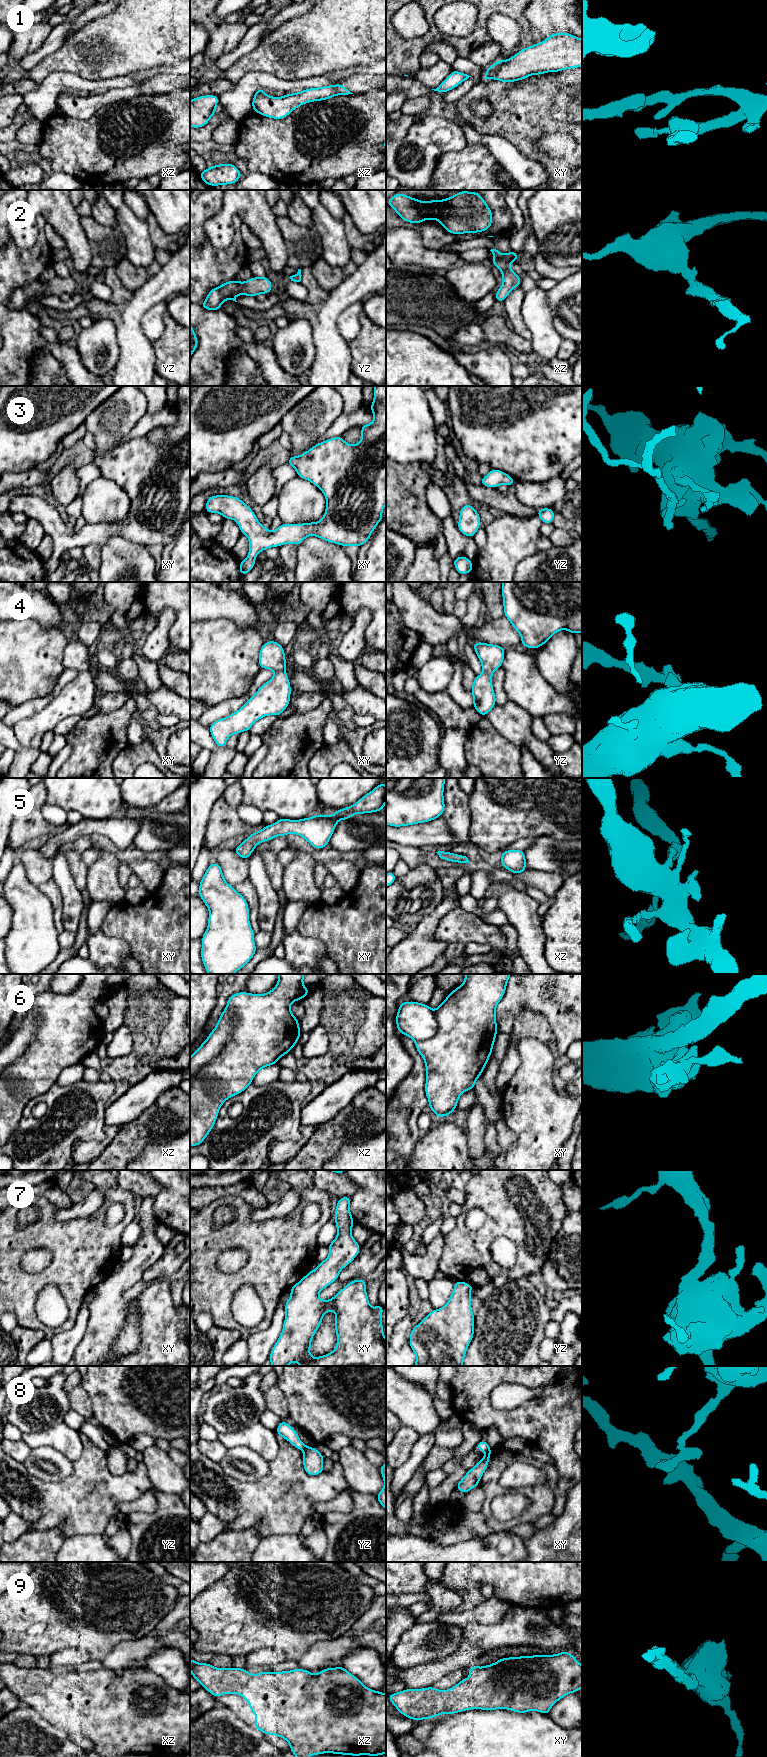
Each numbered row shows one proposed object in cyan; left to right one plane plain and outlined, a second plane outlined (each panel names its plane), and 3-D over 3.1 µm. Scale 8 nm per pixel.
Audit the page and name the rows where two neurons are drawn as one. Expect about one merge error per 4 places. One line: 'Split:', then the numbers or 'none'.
Split: 6, 8

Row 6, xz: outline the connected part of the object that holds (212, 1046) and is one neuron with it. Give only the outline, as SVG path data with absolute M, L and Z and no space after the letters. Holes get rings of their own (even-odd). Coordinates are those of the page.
M226 1006L215 1028L190 1057L190 1079L220 1054L232 1034L235 1024L236 1018Z

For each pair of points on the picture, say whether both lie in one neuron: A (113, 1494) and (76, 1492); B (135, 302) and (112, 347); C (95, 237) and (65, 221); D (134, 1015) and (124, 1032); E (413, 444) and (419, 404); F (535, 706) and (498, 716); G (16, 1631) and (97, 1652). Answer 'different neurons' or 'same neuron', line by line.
A: same neuron
B: different neurons
C: different neurons
D: different neurons
E: same neuron
F: different neurons
G: same neuron

